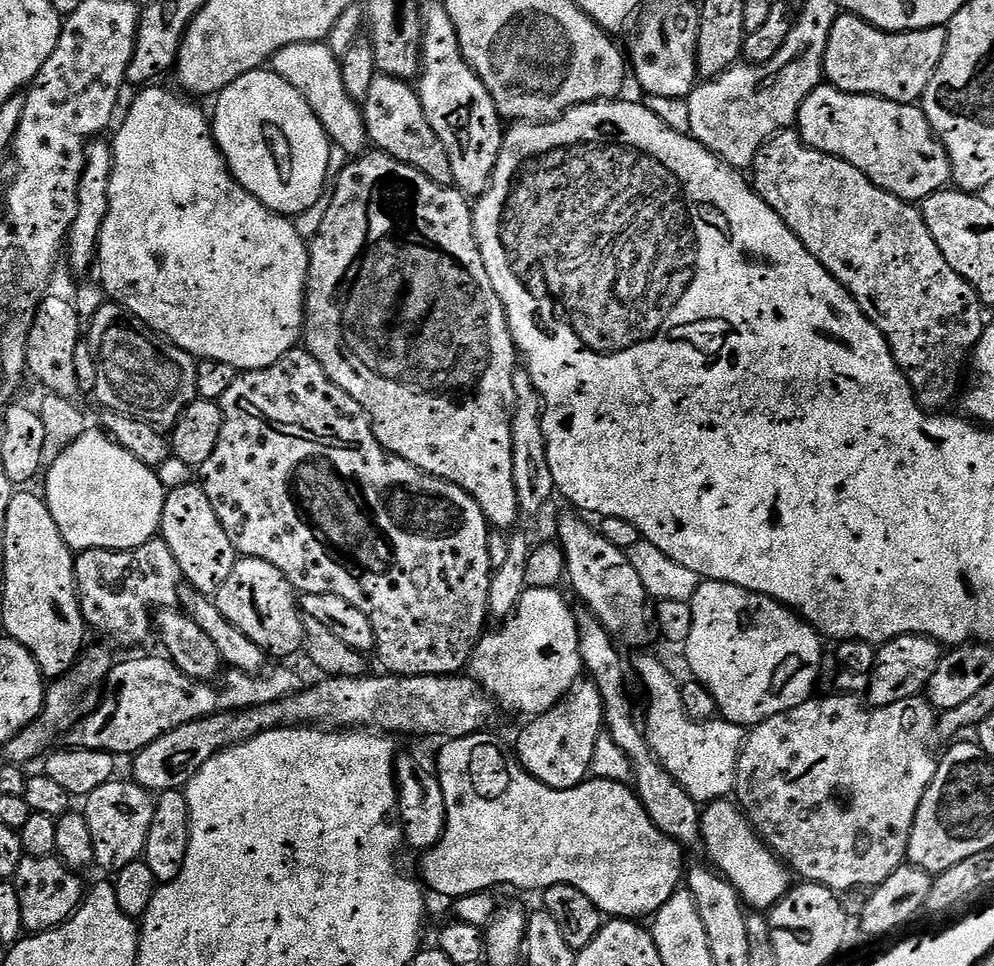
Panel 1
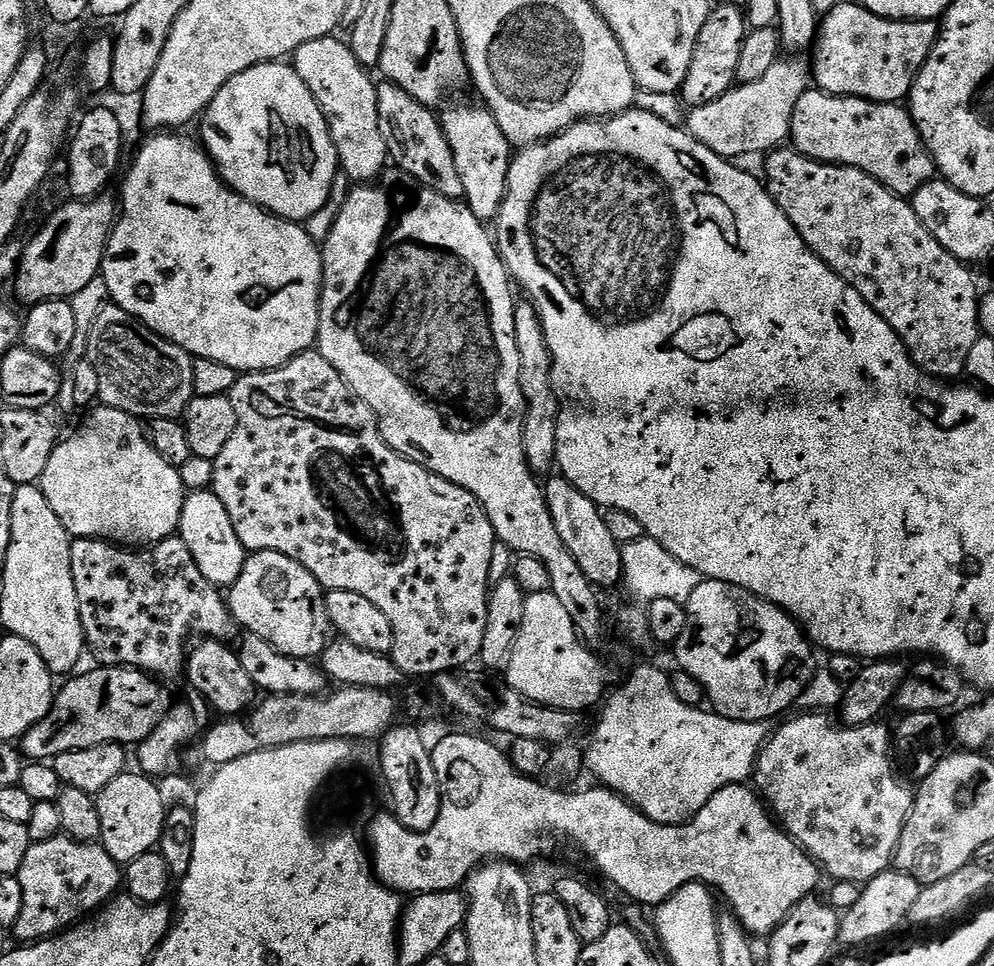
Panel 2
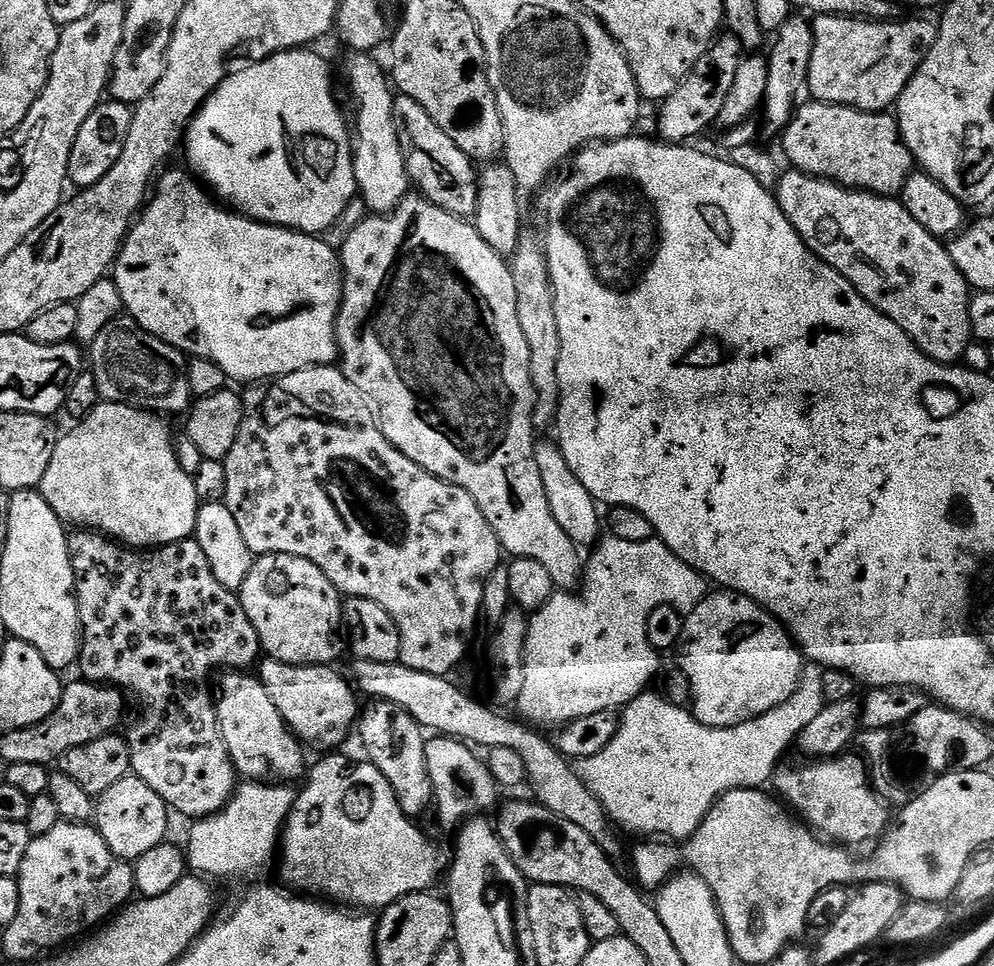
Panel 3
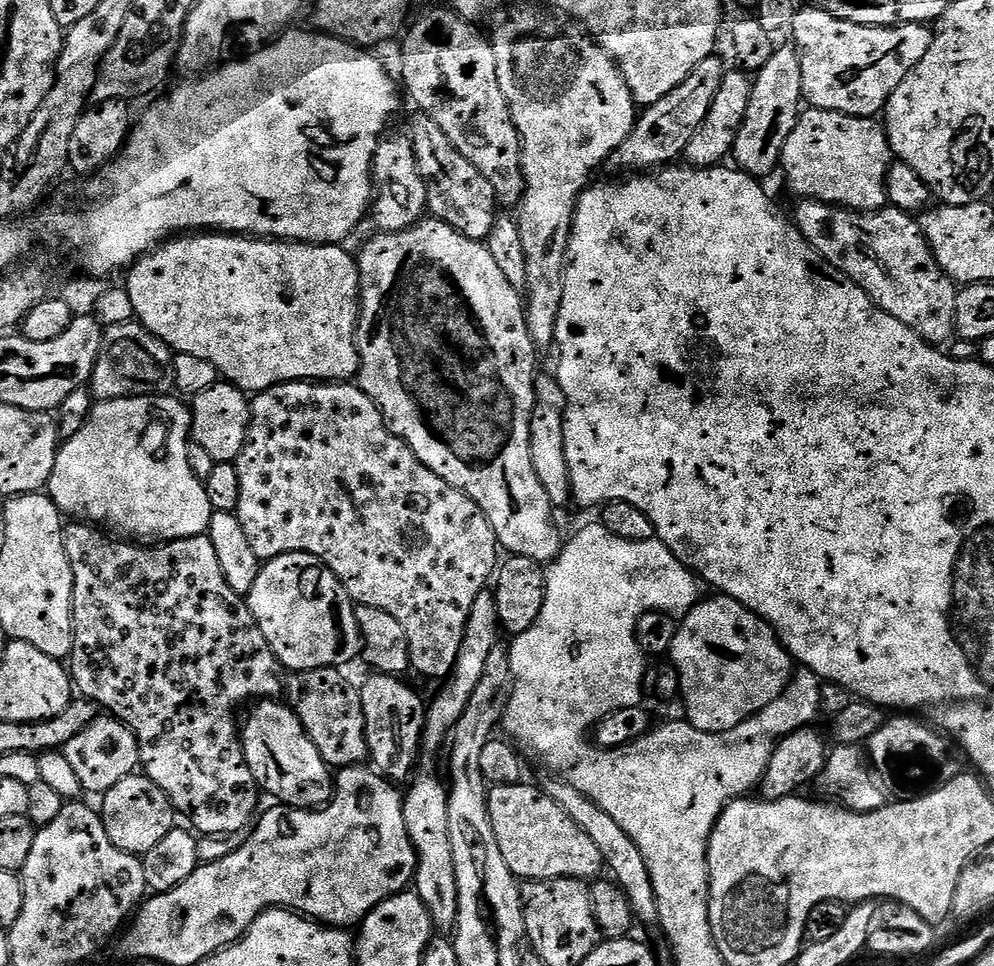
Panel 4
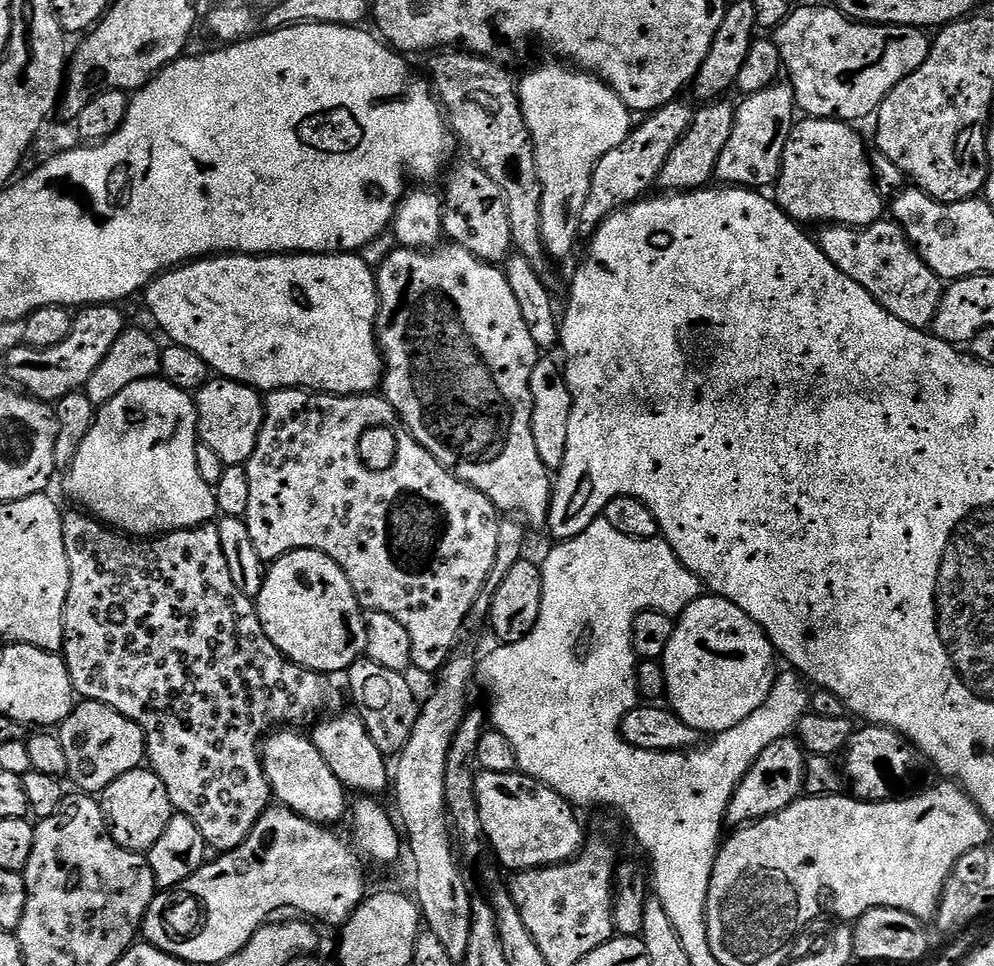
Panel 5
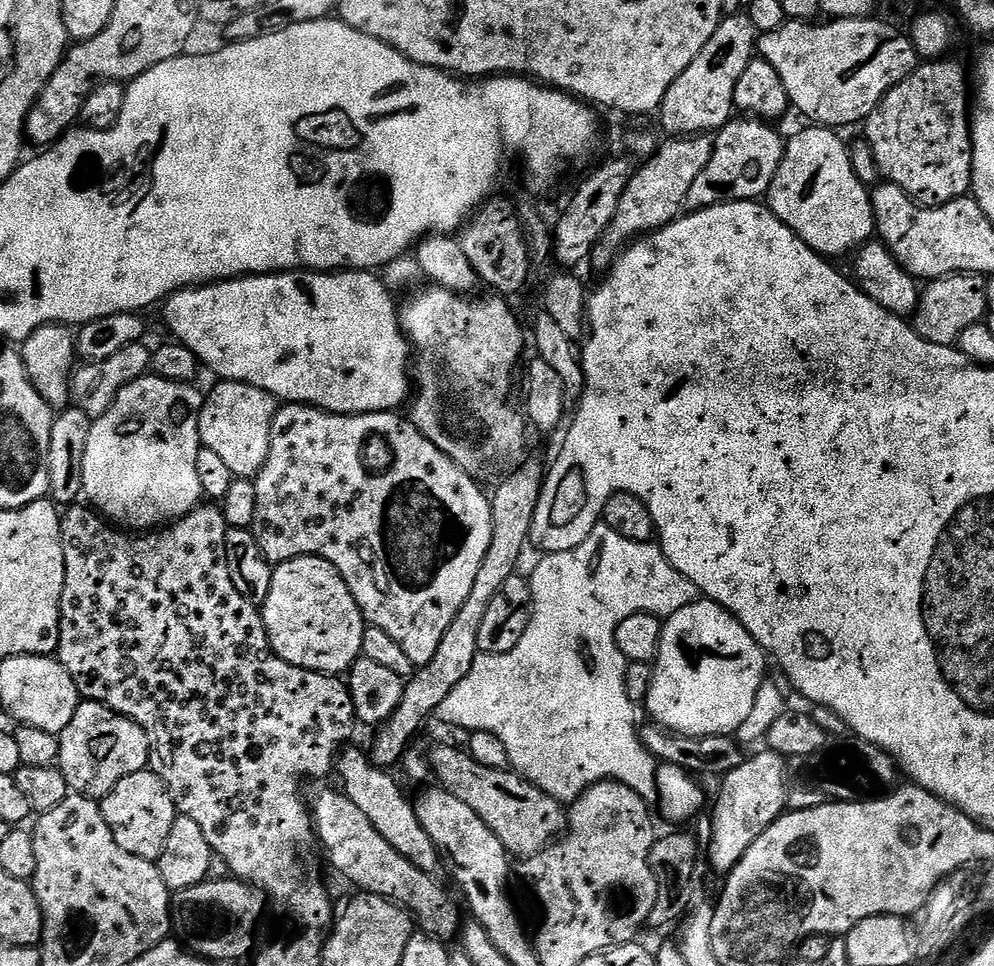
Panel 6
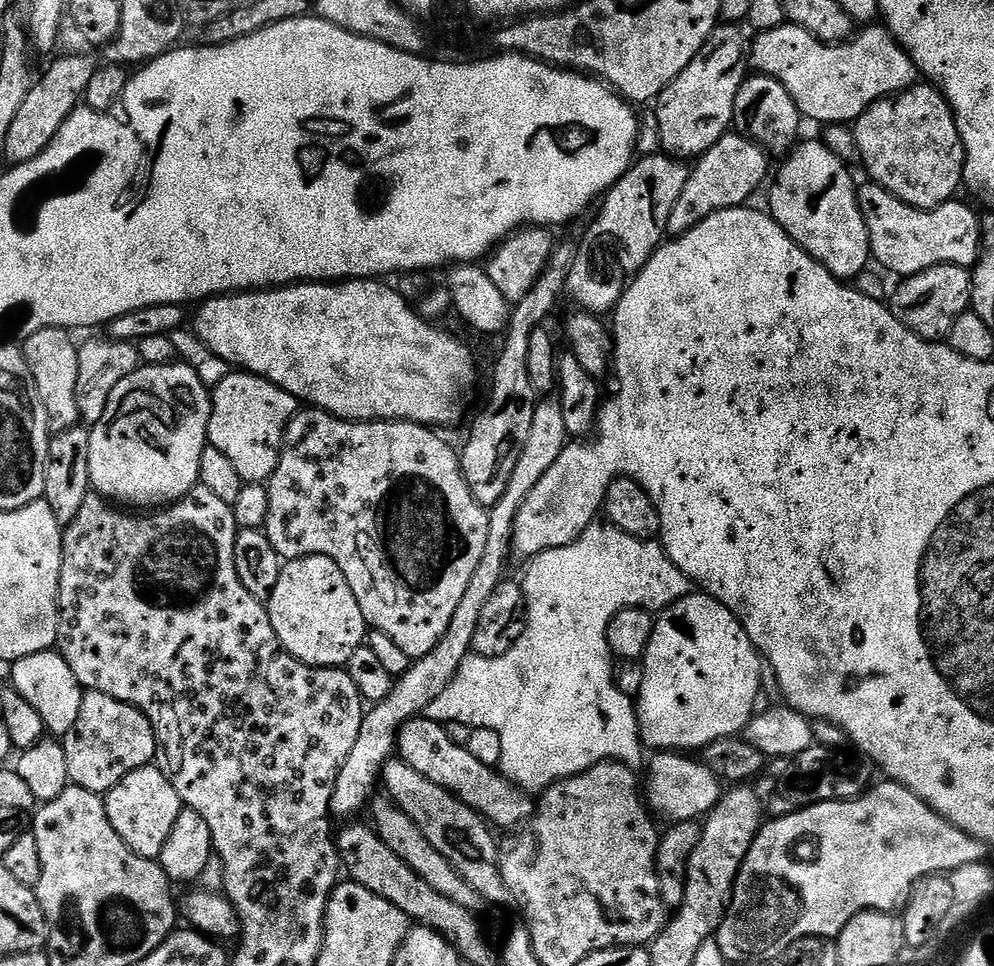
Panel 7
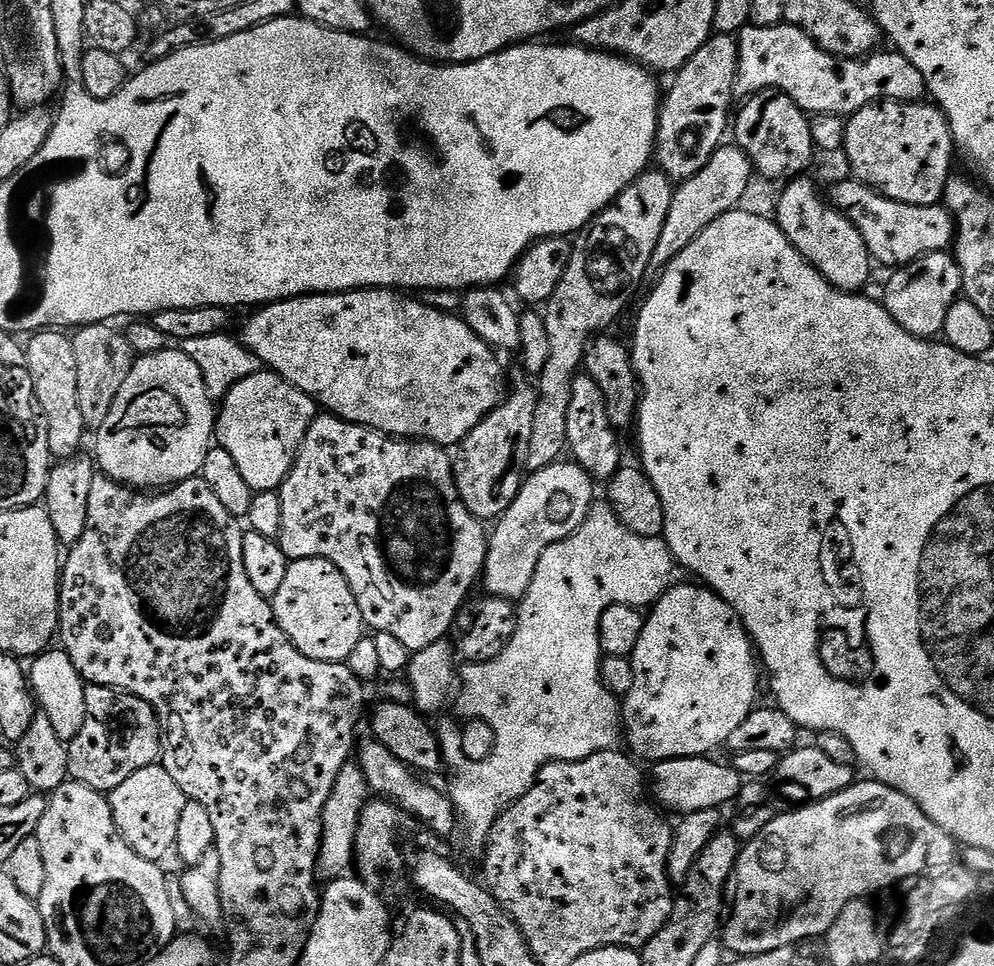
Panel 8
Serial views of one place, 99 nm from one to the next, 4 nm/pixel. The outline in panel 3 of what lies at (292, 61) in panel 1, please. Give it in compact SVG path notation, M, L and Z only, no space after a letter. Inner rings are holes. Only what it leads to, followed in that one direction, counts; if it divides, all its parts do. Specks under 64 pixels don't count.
M352 52L344 64L344 76L356 103L356 124L354 120L354 143L352 165L356 175L359 199L372 214L391 214L410 192L408 167L404 151L396 130L394 110L394 88L389 77L380 69L375 55L366 52Z

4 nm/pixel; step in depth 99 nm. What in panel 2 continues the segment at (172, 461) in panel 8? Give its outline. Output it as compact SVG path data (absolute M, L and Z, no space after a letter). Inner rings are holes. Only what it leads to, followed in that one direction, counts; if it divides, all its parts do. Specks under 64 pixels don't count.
M96 406L89 412L84 425L69 440L57 443L38 481L64 529L73 538L107 540L120 546L151 546L175 537L186 495L179 467L160 456L146 435L145 425L129 412L107 406Z

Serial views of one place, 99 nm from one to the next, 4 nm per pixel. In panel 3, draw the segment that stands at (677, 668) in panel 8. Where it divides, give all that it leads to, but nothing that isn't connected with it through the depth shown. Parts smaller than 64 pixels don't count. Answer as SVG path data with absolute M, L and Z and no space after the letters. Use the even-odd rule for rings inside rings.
M709 591L695 610L684 616L684 629L674 652L680 655L678 667L686 674L692 687L692 715L708 727L736 727L766 714L766 710L774 710L774 706L782 706L786 698L793 696L800 685L800 677L804 675L806 657L796 647L788 629L761 604L741 592L715 591Z

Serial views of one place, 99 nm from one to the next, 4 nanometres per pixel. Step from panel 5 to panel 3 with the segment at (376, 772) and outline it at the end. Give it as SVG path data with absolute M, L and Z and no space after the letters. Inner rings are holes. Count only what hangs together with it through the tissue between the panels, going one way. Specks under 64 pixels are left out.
M271 658L261 659L258 664L260 681L266 686L266 694L274 698L278 714L282 714L289 728L305 745L328 748L324 750L336 750L332 748L347 738L348 731L351 728L353 731L358 720L357 693L349 677L334 669L327 664L287 664Z

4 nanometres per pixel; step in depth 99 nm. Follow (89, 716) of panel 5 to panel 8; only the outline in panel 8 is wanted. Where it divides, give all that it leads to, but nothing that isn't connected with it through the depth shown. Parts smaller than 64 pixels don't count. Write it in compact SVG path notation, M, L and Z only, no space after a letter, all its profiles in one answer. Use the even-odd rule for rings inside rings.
M90 684L86 687L86 722L82 722L82 730L78 738L68 744L68 775L73 780L82 782L94 790L110 794L130 774L142 770L146 766L157 763L162 756L162 737L160 723L156 712L142 698L132 696L128 692L117 692L115 688Z

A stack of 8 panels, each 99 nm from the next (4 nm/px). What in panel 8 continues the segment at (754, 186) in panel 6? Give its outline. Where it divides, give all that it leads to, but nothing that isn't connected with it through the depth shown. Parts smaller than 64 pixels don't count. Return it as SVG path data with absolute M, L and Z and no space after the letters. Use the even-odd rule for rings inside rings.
M721 146L710 158L710 162L706 162L706 166L694 174L694 178L683 181L673 191L670 214L666 214L662 235L658 237L658 246L654 246L654 254L650 258L651 271L663 273L664 267L678 258L678 254L682 254L682 250L686 250L686 246L690 246L690 242L694 242L694 238L698 238L698 234L710 226L710 222L722 218L722 214L737 211L743 205L740 203L752 180L754 169L747 154L735 146Z

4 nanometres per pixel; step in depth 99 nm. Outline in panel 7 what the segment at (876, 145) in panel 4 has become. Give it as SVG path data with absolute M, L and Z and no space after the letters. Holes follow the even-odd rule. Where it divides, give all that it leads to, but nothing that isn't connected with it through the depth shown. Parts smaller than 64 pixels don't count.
M805 139L797 143L794 151L783 161L780 173L776 176L776 185L772 188L772 193L768 196L767 211L786 230L786 234L810 258L814 258L830 274L834 274L838 279L845 282L852 282L855 276L860 276L867 266L868 260L873 259L872 247L870 246L870 234L866 228L866 218L863 217L860 209L860 198L858 195L857 181L852 181L853 169L844 163L838 154L834 154L824 145L823 139Z

